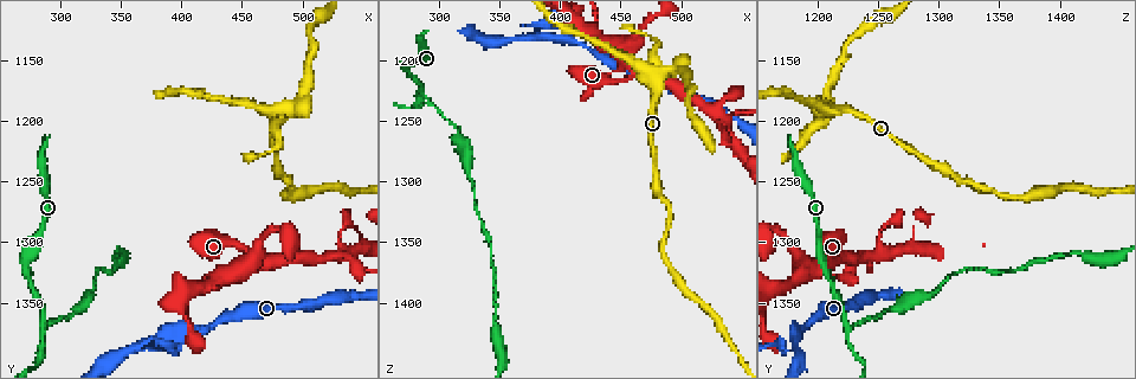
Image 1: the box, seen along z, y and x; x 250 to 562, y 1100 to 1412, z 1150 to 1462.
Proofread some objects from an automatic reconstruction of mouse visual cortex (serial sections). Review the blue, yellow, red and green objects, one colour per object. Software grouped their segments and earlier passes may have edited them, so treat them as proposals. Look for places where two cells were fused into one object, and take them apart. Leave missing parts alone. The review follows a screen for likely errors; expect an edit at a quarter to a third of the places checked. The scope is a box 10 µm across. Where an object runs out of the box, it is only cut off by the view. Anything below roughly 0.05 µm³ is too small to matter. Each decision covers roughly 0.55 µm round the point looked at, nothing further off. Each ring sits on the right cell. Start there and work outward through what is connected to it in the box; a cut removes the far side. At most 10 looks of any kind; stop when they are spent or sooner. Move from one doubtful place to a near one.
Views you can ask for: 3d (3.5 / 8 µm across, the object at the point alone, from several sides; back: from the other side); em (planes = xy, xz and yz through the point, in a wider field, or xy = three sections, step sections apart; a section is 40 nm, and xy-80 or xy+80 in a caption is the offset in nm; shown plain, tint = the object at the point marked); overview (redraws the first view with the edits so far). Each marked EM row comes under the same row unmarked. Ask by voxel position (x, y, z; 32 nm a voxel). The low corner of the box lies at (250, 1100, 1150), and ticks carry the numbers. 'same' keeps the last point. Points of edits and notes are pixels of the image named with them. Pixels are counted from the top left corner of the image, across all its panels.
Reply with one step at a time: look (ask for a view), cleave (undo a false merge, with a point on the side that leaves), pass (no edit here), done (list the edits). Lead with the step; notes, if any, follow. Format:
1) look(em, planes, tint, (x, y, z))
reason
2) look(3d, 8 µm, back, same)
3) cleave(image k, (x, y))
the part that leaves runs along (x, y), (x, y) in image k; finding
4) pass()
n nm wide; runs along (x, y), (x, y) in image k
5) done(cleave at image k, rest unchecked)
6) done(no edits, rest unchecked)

look(3d, 3.5 µm, (390, 1378, 1182))
sharp bend

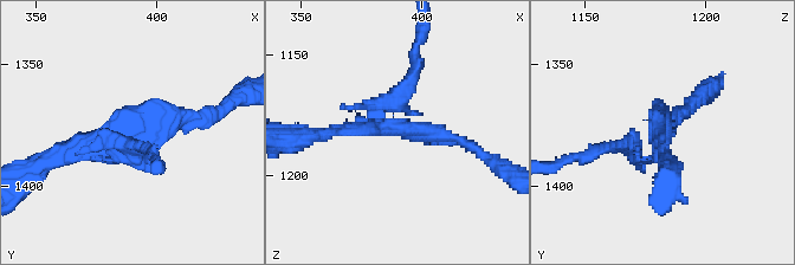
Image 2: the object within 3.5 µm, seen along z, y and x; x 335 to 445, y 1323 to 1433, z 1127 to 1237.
look(em, xy, step 3, tint, (388, 1376, 1181))
3 arms; arms of 150, 150, 200 nm

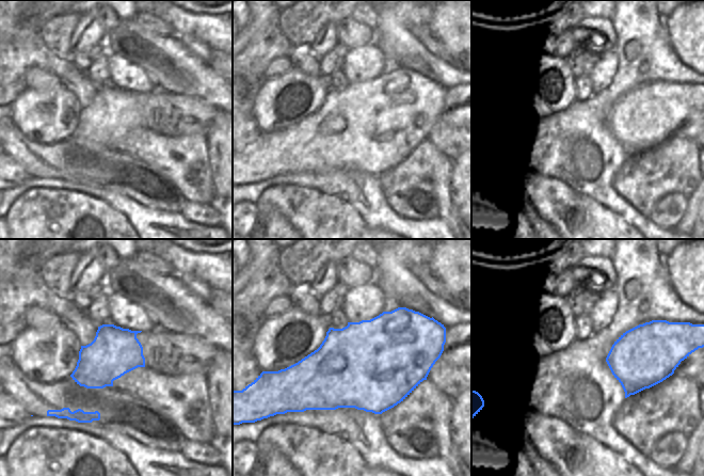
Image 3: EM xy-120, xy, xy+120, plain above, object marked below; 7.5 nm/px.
pass()
runs along (205, 115), (111, 129), (57, 154) in image 2; continuous, no second cell

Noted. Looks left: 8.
look(3d, 3.5 µm, (284, 1368, 1226))
three-way junction

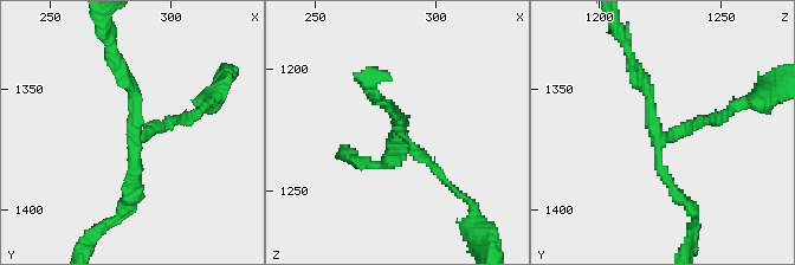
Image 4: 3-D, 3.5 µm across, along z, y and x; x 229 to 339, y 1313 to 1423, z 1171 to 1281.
look(em, xy, step 1, tint, (285, 1370, 1225))
3 arms; arms of 150, 150, 200 nm; now the EM

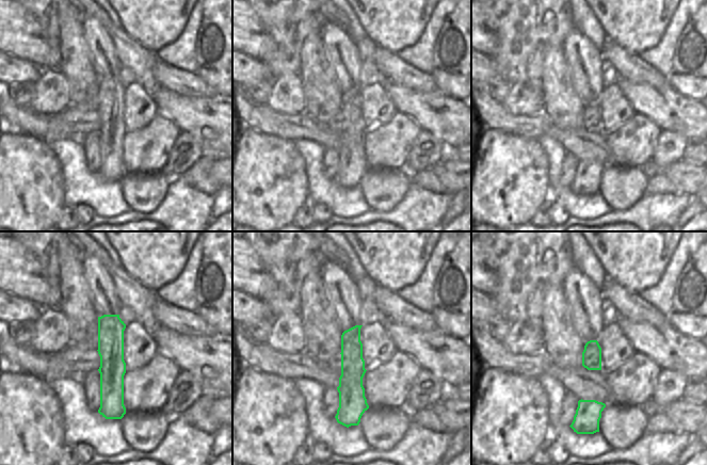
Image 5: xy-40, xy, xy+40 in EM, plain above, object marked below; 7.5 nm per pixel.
cleave(image 4, (168, 120))
180 nm wide; the part that leaves runs along (142, 135), (189, 121), (208, 102) in image 4; a second cell is stuck on

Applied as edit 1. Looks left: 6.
look(3d, 3.5 µm, back, (464, 1310, 1208))
branch point

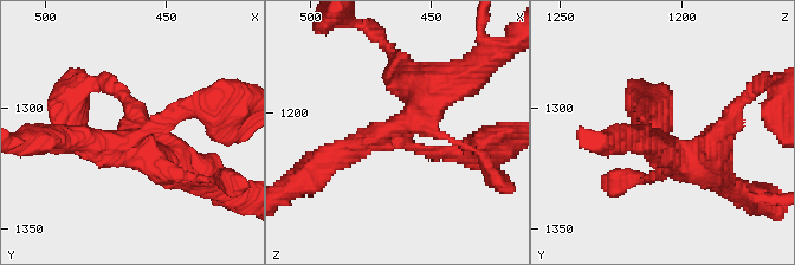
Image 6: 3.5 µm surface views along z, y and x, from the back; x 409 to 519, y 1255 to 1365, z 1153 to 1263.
look(em, xy, step 3, tint, (463, 1312, 1210))
4 arms; arms of 200, 250, 350, 500 nm; now the EM

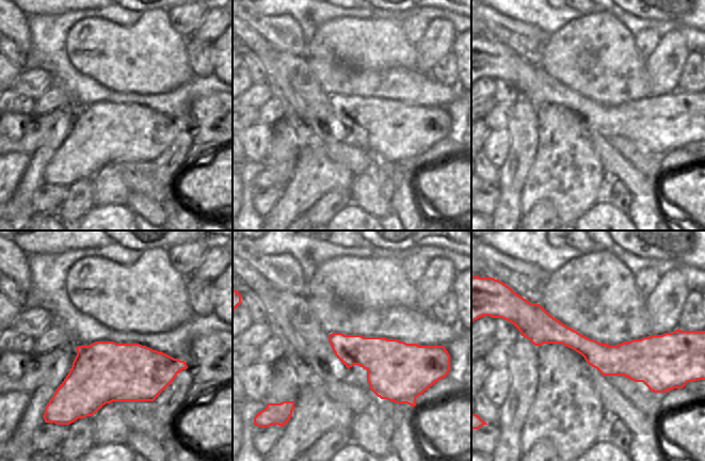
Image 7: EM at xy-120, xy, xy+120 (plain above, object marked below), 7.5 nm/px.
pass()
runs along (640, 104), (650, 134), (710, 167) in image 6; one cell here

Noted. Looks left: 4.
look(3d, 3.5 µm, (532, 1312, 1250))

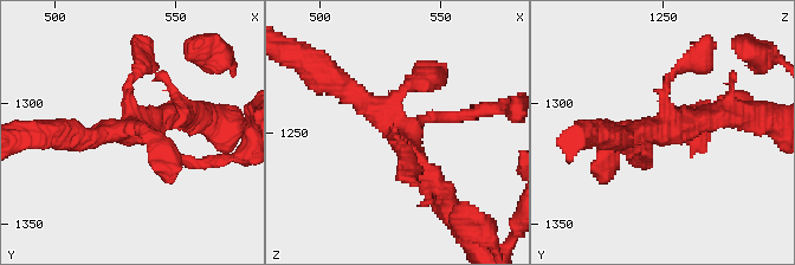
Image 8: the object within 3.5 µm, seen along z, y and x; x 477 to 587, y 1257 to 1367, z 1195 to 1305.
look(em, xy, step 1, tint, (532, 1310, 1250))
need the tissue

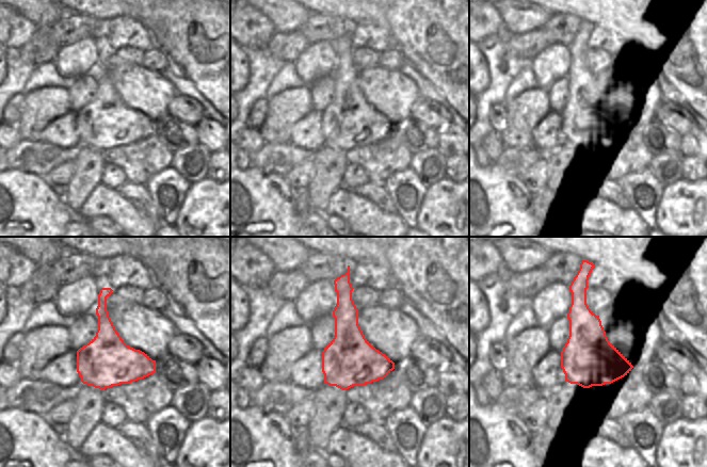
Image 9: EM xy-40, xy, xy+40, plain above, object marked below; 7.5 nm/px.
look(em, xy, step 3, tint, same)

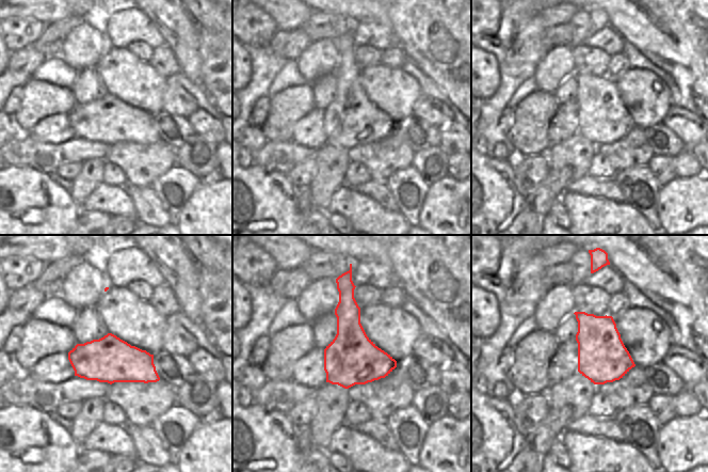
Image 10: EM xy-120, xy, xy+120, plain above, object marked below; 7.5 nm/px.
pass()
400 nm wide; runs along (334, 82), (395, 128), (439, 191) in image 8; all the same cell

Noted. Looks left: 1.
done(cleave at image 4, rest unchecked)

